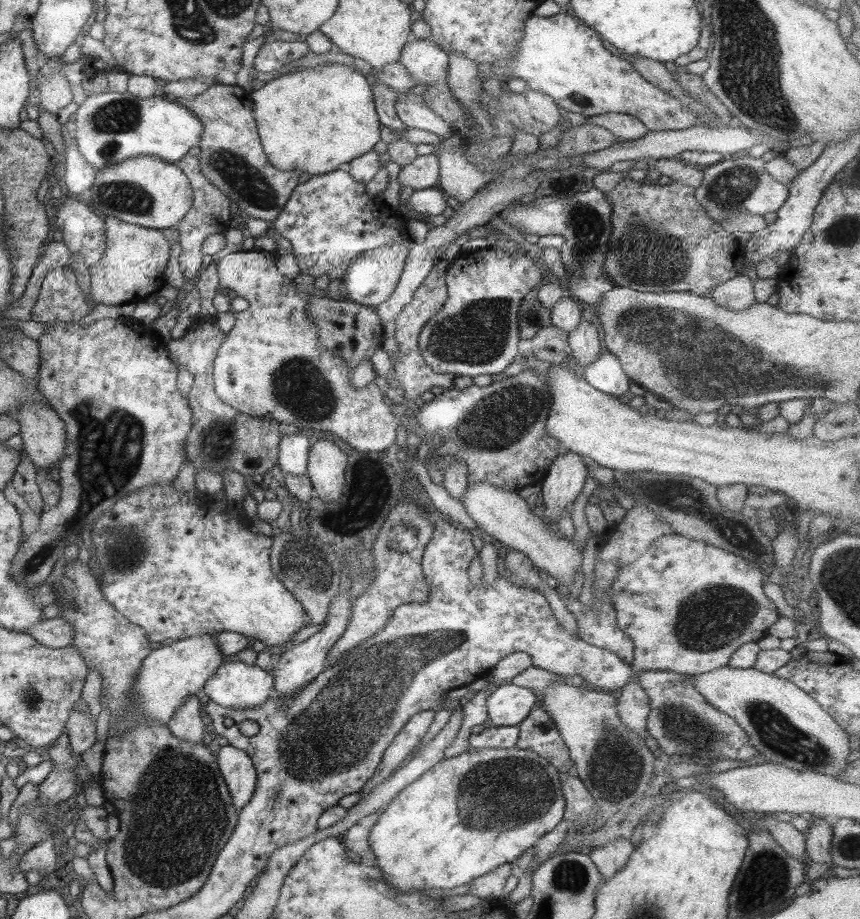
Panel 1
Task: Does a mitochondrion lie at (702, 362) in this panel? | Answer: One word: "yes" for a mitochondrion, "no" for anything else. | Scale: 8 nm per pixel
yes

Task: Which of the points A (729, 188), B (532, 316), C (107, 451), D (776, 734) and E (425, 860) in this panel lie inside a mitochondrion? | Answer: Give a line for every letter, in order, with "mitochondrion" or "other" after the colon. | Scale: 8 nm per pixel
A: mitochondrion
B: mitochondrion
C: mitochondrion
D: mitochondrion
E: other

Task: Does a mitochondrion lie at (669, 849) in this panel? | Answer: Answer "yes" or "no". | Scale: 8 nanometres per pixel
no

